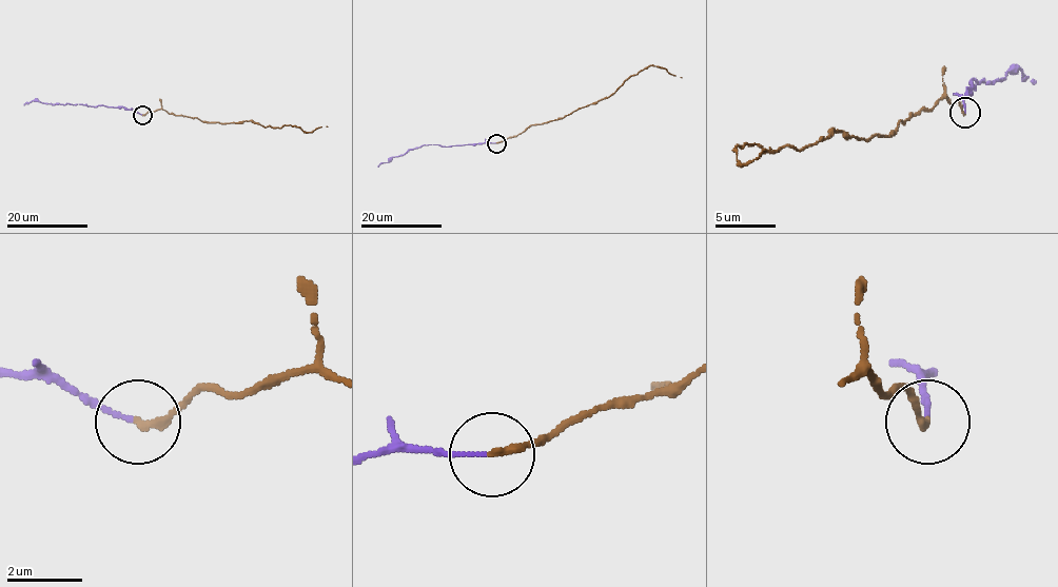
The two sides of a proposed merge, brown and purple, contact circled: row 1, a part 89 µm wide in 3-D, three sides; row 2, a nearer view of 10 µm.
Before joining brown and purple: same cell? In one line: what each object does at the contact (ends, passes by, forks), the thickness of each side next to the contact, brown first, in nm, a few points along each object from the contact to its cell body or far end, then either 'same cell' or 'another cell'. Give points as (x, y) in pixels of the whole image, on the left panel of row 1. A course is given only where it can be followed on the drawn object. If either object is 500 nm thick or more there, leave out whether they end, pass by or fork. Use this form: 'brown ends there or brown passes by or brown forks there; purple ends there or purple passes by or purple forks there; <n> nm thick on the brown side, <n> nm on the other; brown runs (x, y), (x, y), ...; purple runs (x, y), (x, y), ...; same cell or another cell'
brown ends there; purple ends there; 200 nm thick on the brown side, 100 nm on the other; brown runs (141, 115), (162, 109), (177, 116), (223, 123), (252, 121), (265, 126), (285, 124), (310, 132), (327, 125); purple runs (141, 115), (122, 106), (57, 104), (37, 100), (24, 104); same cell

